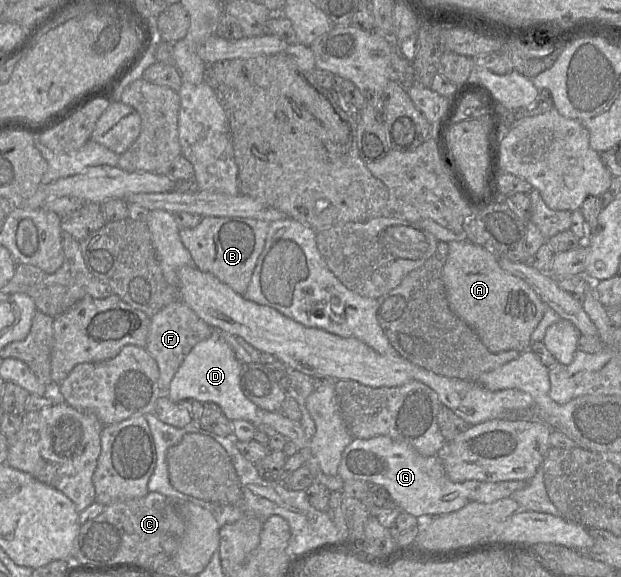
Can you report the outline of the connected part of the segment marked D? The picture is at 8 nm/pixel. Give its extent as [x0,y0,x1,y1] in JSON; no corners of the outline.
[168,332,322,477]

